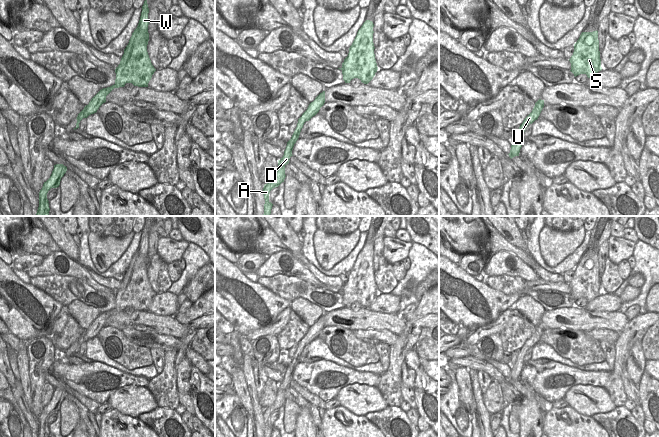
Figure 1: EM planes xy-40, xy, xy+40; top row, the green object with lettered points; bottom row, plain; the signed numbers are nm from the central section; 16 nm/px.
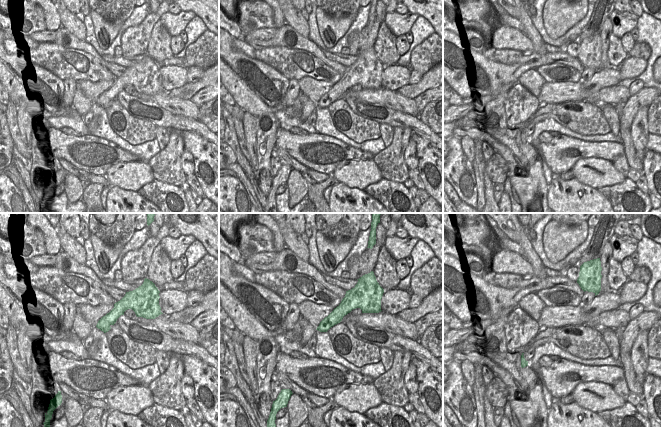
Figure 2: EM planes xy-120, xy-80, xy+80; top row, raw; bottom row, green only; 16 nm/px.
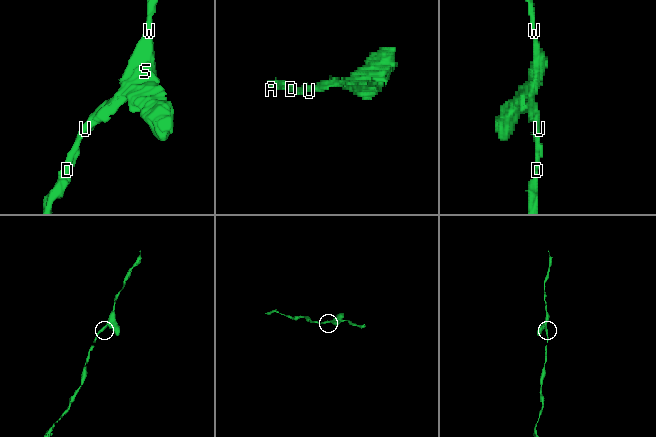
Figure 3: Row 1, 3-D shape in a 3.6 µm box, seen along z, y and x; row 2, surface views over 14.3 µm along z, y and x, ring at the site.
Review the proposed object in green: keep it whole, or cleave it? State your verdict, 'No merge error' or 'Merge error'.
No merge error.

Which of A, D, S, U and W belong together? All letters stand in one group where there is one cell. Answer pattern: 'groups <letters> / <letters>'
groups A D S U W

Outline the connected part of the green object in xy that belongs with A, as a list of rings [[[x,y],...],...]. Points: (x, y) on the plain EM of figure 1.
[[[325,315],[320,317],[313,326],[311,326],[307,332],[307,334],[302,338],[302,340],[298,343],[297,351],[291,361],[291,363],[287,366],[286,373],[284,375],[283,381],[278,384],[278,392],[275,399],[275,402],[264,409],[263,412],[263,419],[265,423],[264,428],[264,437],[271,437],[271,433],[273,428],[269,425],[269,417],[270,415],[278,411],[282,406],[284,406],[284,403],[286,401],[285,399],[285,390],[289,387],[289,383],[292,379],[292,374],[294,371],[294,368],[299,362],[301,353],[303,352],[303,349],[306,345],[309,345],[313,340],[315,340],[320,332],[325,327]]]

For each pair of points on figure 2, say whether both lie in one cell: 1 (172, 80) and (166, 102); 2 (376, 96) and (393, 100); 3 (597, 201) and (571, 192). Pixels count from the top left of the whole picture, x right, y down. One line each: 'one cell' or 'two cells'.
1: two cells
2: one cell
3: one cell

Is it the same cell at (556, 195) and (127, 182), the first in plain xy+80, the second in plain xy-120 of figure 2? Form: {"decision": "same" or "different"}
{"decision": "different"}

